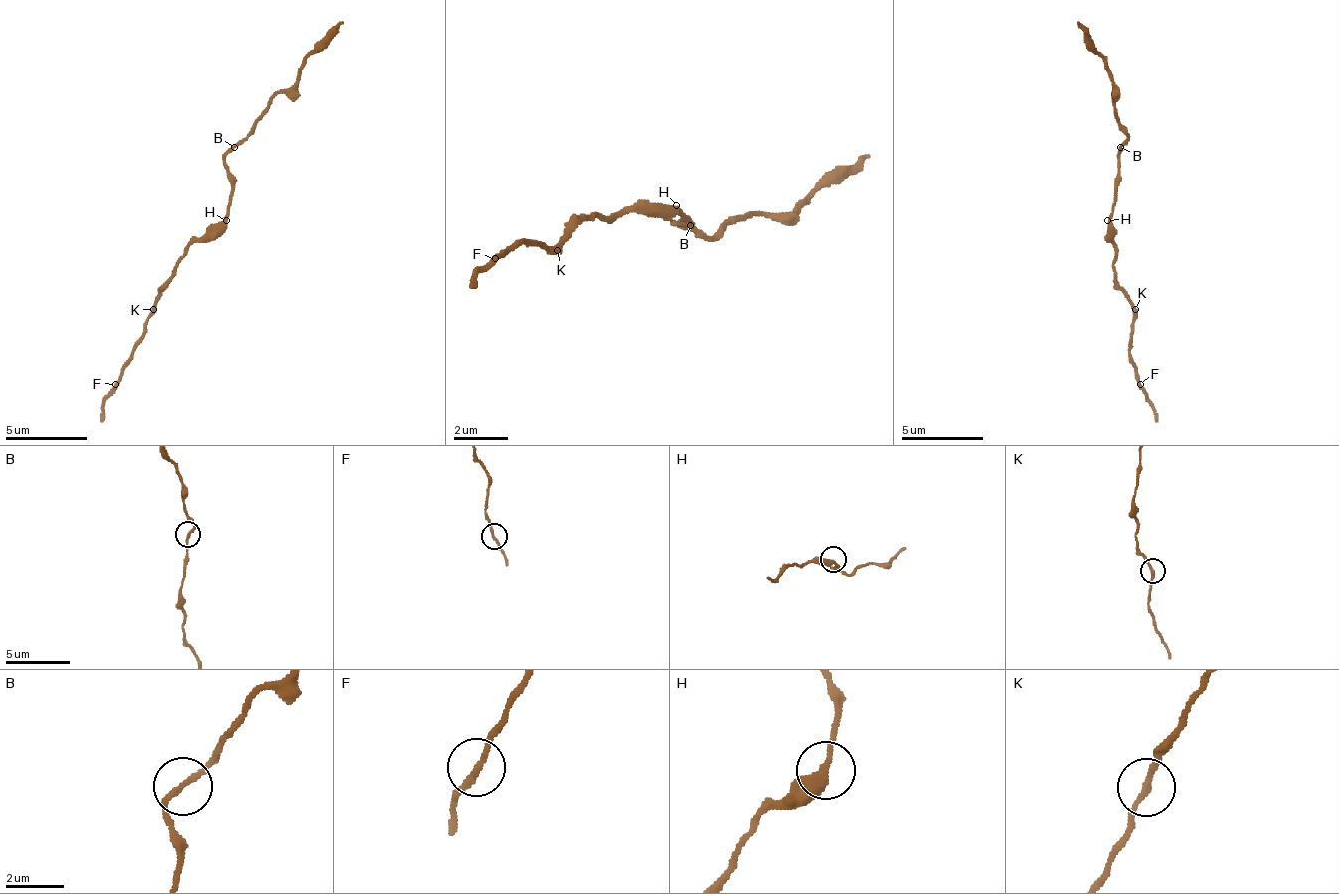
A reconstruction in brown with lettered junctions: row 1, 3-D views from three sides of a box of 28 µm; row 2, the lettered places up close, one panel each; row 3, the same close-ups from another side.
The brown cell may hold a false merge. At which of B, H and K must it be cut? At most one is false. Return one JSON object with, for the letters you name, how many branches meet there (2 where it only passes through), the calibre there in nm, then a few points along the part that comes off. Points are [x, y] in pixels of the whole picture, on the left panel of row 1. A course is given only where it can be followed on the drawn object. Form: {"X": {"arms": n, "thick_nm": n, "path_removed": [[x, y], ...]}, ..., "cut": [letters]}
{"K": {"arms": 2, "thick_nm": 200, "path_removed": [[152, 310], [132, 359], [99, 420]]}, "cut": ["K"]}

